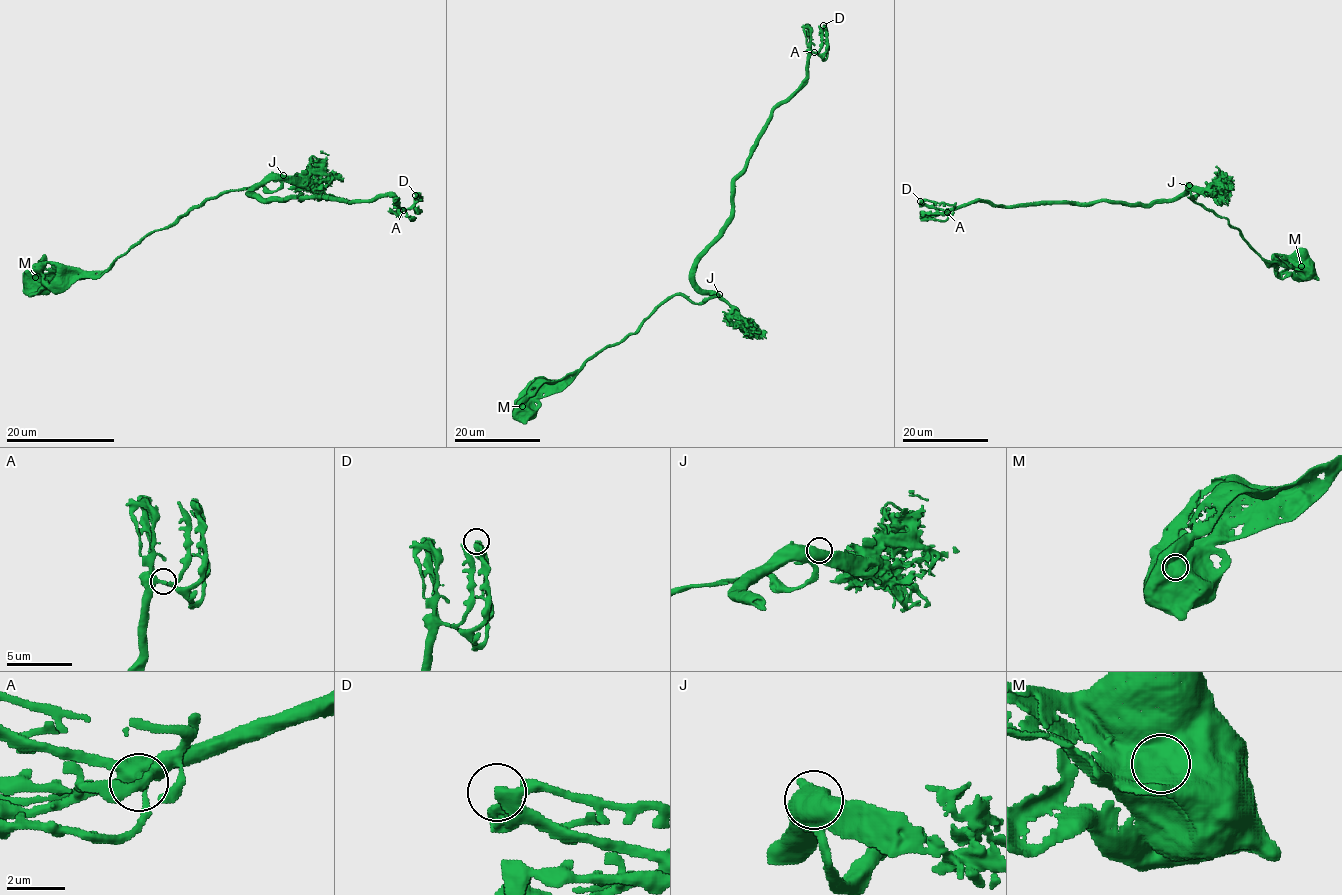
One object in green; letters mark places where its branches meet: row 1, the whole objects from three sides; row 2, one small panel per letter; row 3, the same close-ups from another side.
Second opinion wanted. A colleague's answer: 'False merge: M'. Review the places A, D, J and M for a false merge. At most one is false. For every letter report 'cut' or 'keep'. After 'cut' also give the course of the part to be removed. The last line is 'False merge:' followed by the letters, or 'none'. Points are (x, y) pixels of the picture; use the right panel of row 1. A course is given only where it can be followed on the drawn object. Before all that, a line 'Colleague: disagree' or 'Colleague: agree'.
Colleague: disagree
A: keep
D: keep
J: keep
M: keep
False merge: none

